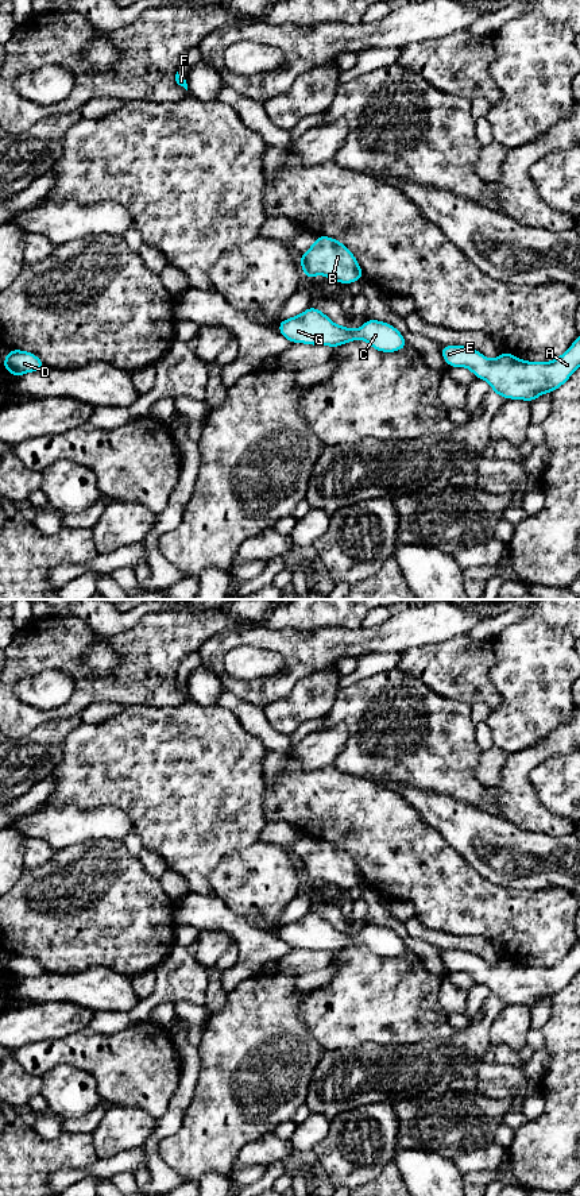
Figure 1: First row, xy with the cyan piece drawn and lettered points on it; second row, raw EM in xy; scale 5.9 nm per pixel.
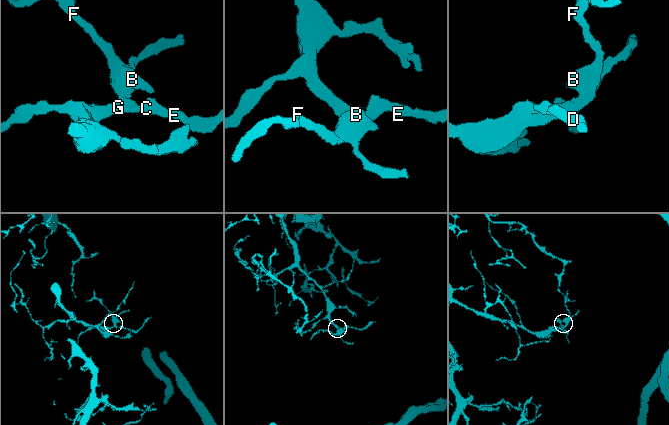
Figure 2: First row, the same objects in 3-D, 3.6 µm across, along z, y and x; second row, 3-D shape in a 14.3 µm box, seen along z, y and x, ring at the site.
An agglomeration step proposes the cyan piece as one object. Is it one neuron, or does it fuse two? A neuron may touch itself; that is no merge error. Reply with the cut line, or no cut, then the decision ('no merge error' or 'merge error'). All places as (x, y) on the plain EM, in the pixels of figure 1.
no cut | no merge error

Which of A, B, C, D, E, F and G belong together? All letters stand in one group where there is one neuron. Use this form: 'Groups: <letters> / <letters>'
Groups: A B C D E F G

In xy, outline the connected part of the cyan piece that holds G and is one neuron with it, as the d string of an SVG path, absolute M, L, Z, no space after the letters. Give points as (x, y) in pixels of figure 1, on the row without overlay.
M309 911L301 919L283 923L277 933L291 948L329 950L333 953L353 945L366 945L379 957L397 957L409 952L403 940L391 929L366 925L359 934L335 929L324 917Z

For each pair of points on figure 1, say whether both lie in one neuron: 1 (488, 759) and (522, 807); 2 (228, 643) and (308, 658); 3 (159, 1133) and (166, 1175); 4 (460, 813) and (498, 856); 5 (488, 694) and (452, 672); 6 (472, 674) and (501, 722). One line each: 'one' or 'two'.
1: two
2: one
3: one
4: one
5: one
6: two

